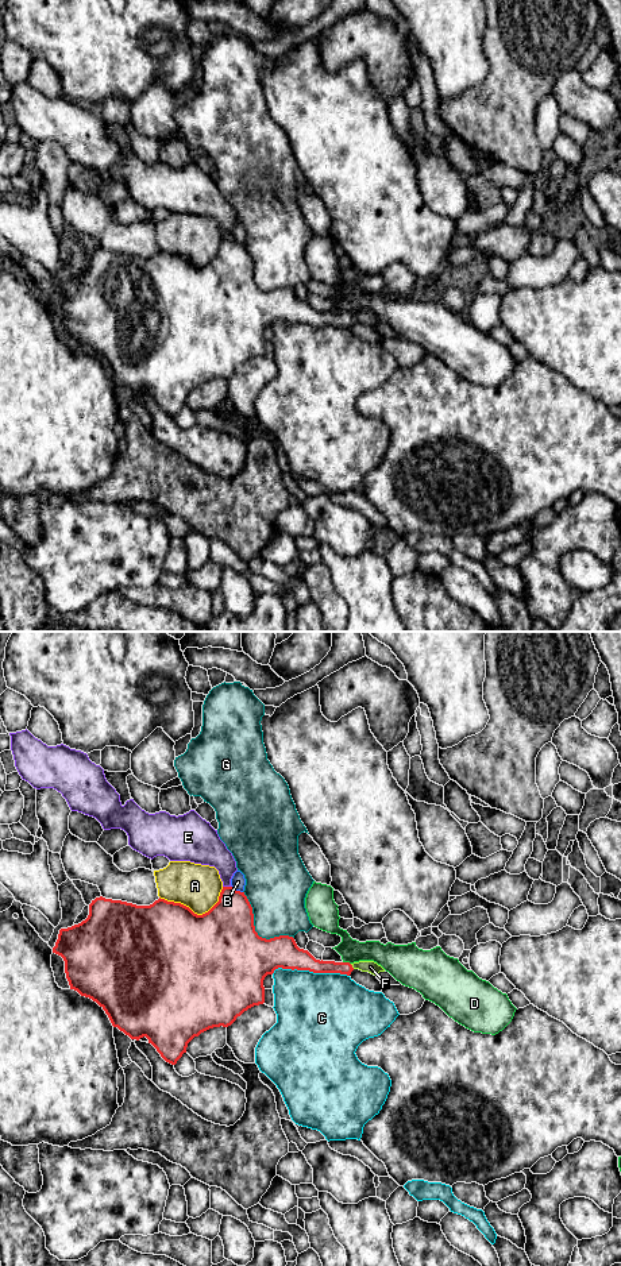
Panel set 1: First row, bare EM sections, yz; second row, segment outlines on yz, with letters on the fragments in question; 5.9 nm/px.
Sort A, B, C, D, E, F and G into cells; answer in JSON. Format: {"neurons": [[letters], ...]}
{"neurons": [["A"], ["B"], ["C"], ["D"], ["E"], ["F"], ["G"]]}

